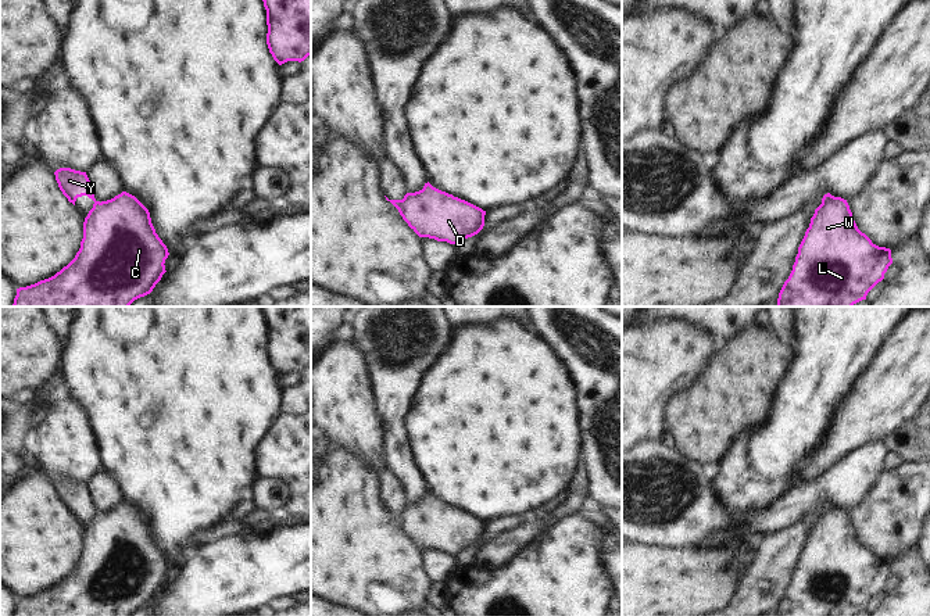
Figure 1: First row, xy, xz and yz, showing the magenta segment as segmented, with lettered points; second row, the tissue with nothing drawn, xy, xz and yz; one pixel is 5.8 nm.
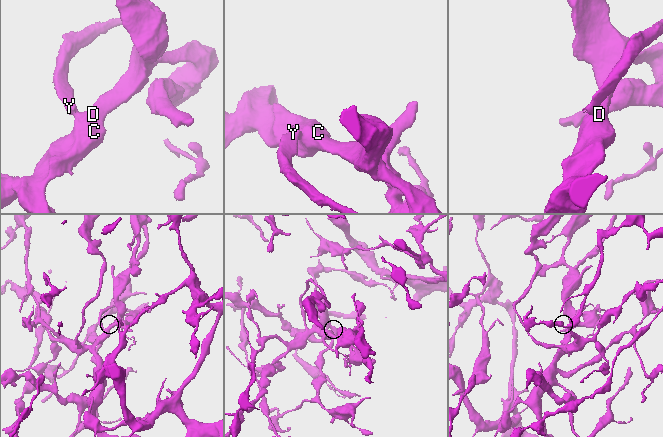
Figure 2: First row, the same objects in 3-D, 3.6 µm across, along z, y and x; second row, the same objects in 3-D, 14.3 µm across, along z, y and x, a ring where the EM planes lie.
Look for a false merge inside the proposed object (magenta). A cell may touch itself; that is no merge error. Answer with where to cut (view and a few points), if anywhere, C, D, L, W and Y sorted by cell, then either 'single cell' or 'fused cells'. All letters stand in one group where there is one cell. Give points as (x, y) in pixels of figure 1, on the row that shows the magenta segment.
cut in yz along (833, 196), (822, 203); C D L W / Y; fused cells

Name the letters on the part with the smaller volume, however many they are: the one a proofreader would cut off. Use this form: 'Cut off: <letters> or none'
Cut off: Y

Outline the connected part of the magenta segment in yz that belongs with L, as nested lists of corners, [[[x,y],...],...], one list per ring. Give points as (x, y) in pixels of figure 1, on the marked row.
[[[833,197],[815,209],[777,307],[852,307],[866,300],[891,264],[891,250],[873,244],[858,229],[847,200]]]

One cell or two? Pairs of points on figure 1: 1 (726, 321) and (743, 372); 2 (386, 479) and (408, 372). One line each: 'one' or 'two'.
1: two
2: two

